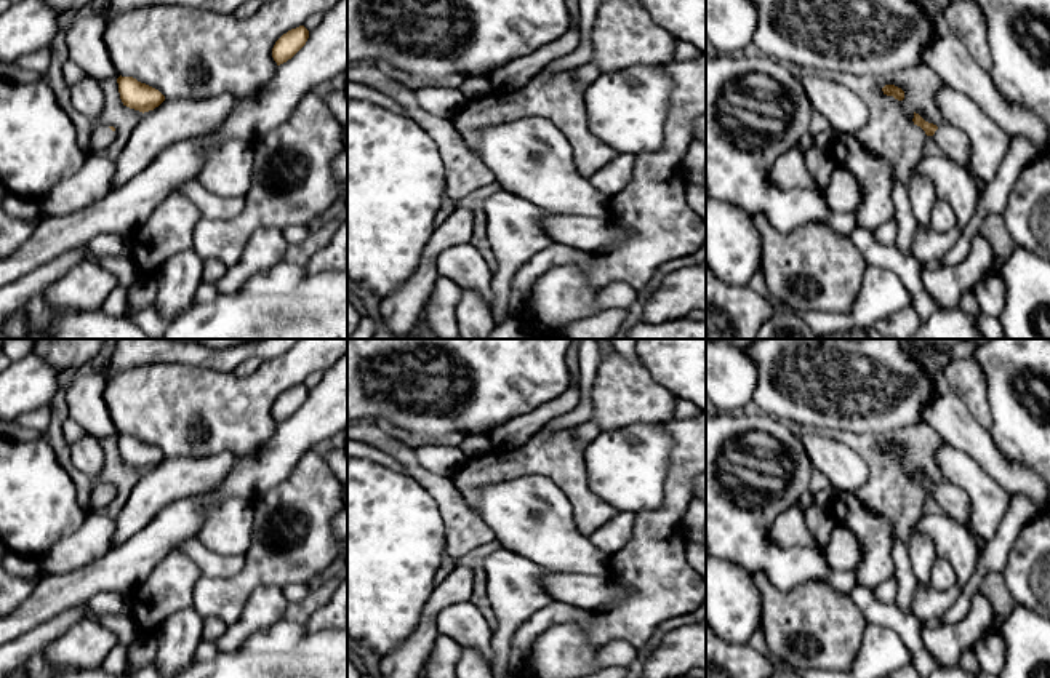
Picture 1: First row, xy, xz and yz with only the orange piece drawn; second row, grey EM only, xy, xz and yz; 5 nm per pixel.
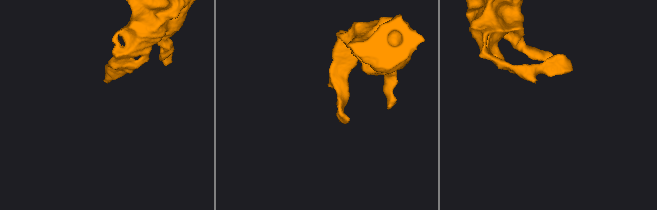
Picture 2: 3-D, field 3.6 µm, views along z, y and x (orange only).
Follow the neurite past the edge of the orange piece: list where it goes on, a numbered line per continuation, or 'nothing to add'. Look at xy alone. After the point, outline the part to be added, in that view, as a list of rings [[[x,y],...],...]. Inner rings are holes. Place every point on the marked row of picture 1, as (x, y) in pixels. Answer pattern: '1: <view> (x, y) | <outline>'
1: xy (103, 136) | [[[96,125],[91,134],[90,149],[94,152],[101,152],[115,141],[115,131],[112,131],[107,125]]]

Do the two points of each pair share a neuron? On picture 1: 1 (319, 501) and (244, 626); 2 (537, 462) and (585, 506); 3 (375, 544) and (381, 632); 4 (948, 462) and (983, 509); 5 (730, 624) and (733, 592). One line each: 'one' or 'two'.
1: two
2: one
3: one
4: one
5: one

